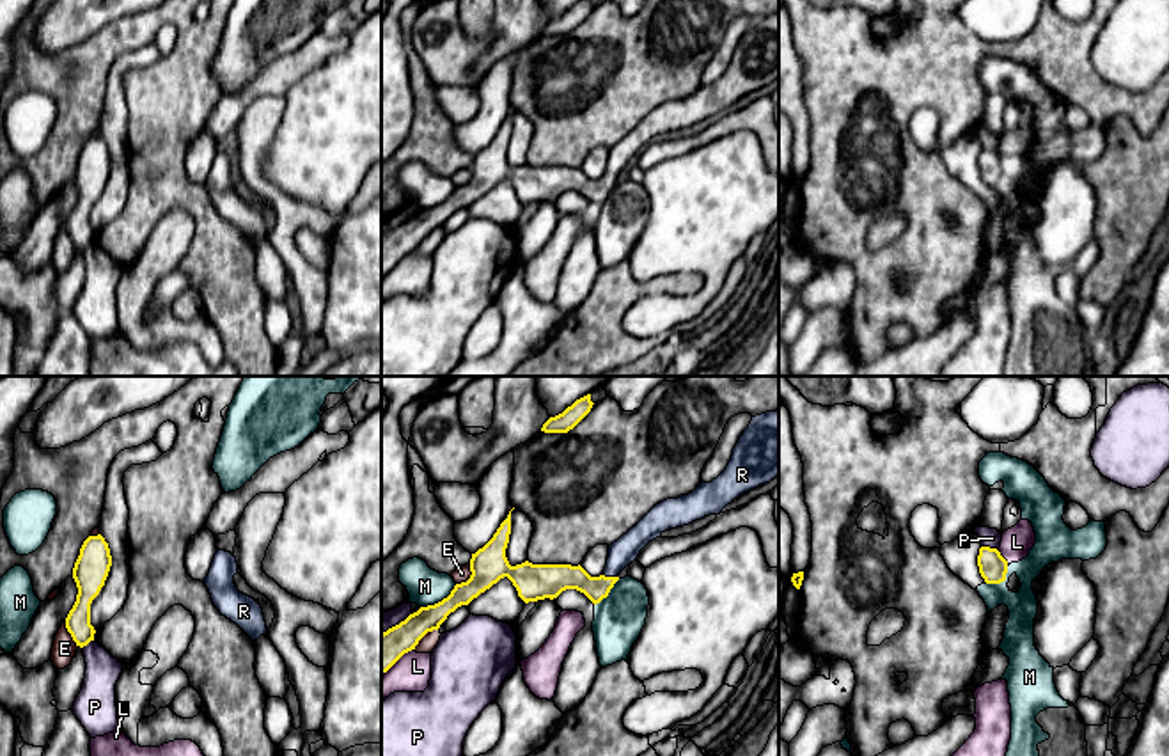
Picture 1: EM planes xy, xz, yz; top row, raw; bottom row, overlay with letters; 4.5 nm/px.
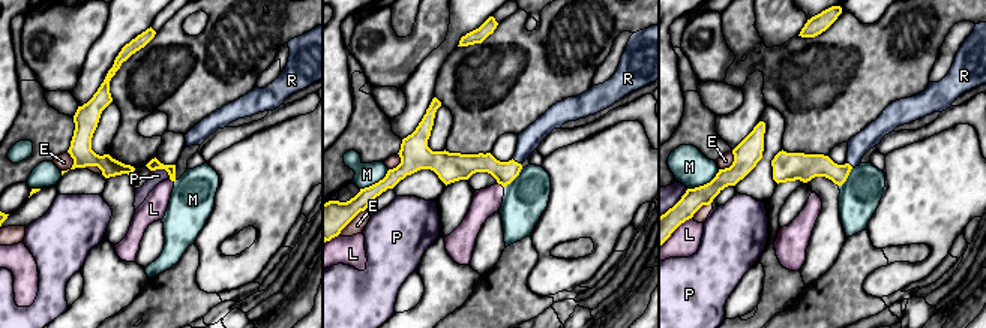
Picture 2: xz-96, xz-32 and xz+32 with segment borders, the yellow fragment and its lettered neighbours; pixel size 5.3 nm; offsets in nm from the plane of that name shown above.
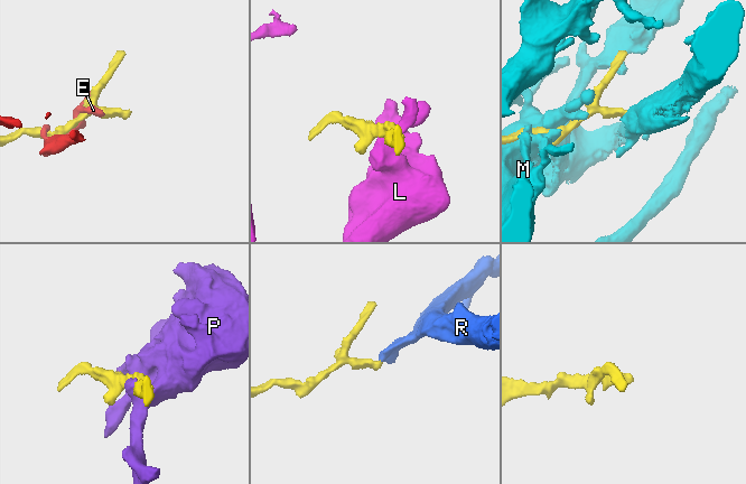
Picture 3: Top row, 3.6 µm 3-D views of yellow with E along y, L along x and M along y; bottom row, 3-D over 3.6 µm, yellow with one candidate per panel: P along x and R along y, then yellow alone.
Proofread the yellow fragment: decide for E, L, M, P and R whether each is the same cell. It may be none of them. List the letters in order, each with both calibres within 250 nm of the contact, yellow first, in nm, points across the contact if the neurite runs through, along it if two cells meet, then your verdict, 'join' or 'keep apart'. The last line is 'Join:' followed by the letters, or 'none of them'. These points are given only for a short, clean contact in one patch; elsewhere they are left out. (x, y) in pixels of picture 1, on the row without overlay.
E: 170/70 nm | keep apart
L: 130/140 nm | keep apart
M: 140/160 nm | keep apart
P: 130/90 nm | keep apart
R: 130/120 nm | across xz (556, 181), (611, 180), (616, 164), (627, 151) | join
Join: R

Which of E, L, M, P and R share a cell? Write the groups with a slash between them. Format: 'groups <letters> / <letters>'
groups E / L / M / P / R

